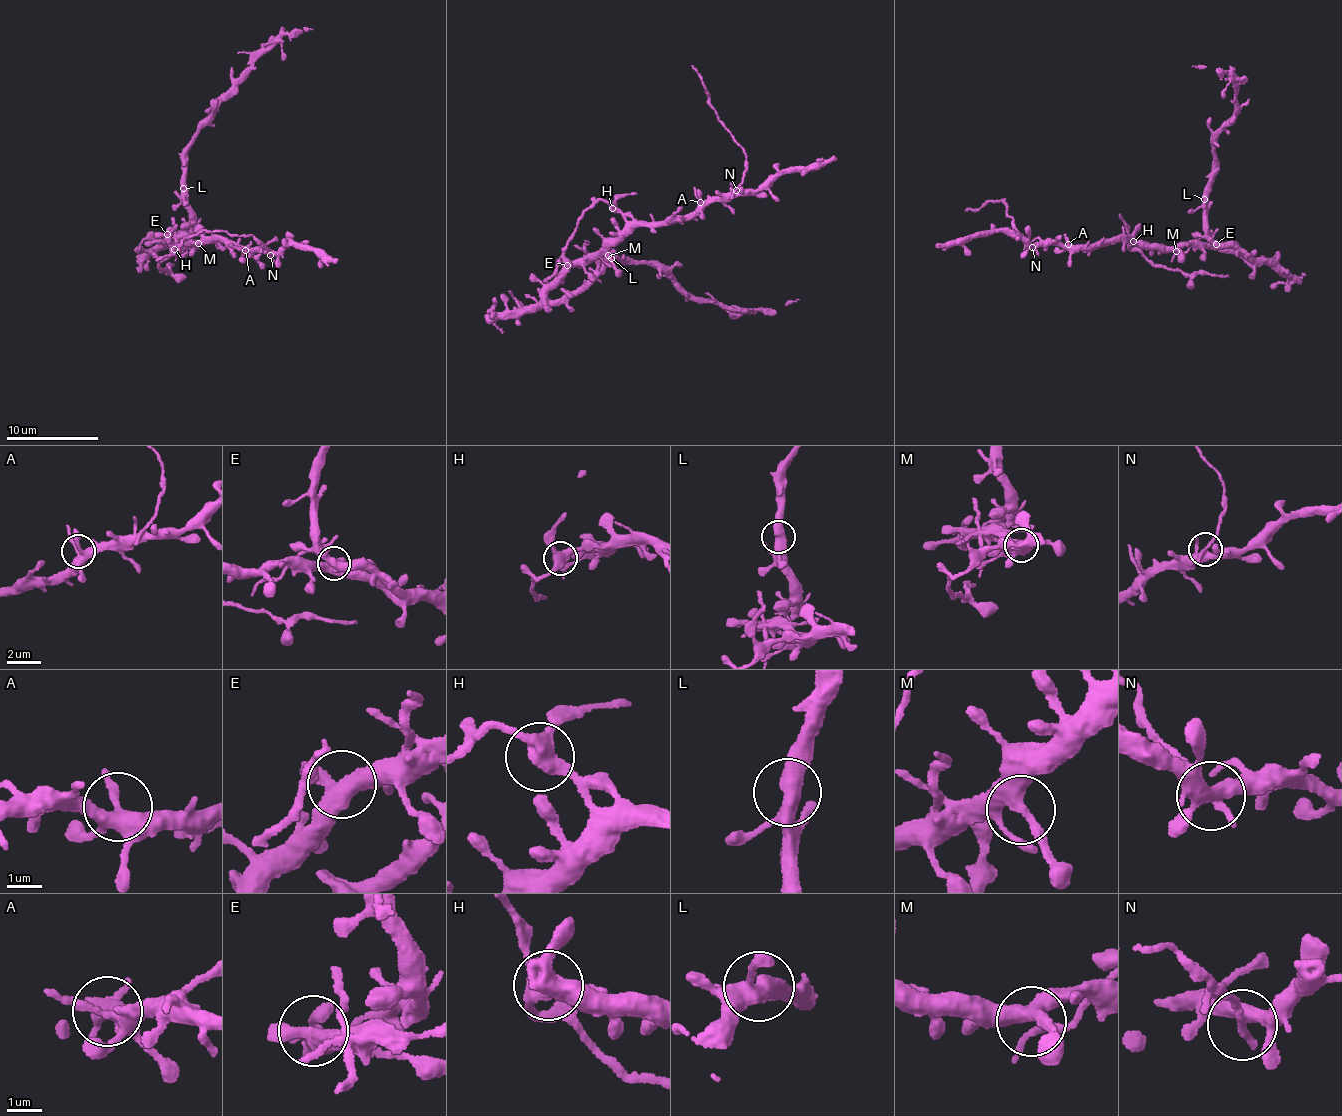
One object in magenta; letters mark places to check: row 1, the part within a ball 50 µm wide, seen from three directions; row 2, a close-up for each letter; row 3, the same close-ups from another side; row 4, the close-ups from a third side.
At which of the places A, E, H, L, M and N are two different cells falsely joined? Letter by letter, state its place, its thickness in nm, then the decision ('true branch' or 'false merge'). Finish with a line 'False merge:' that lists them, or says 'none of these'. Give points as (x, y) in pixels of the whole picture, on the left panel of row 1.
A: place (245, 250); calibre 360 nm; true branch
E: place (167, 234); calibre 420 nm; true branch
H: place (174, 249); calibre 400 nm; false merge
L: place (183, 188); calibre 400 nm; true branch
M: place (198, 243); calibre 360 nm; true branch
N: place (270, 255); calibre 320 nm; false merge
False merge: H, N

